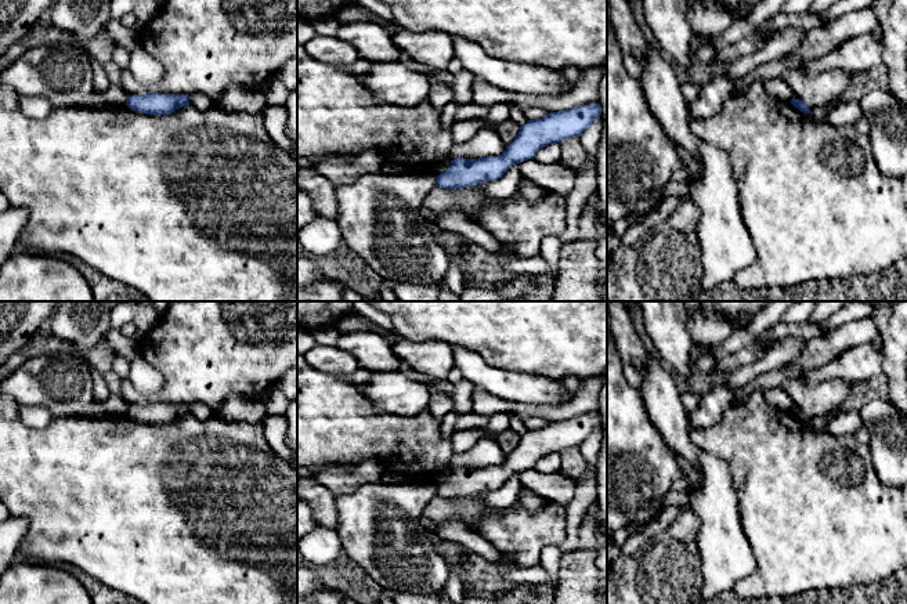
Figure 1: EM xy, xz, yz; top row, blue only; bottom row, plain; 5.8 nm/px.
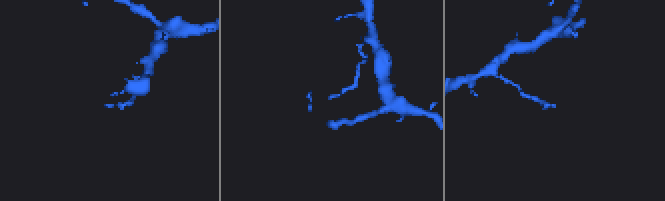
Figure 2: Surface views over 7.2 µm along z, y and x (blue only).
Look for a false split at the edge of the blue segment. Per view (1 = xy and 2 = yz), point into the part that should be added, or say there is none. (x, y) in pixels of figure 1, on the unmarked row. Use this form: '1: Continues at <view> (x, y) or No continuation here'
1: No continuation here
2: No continuation here

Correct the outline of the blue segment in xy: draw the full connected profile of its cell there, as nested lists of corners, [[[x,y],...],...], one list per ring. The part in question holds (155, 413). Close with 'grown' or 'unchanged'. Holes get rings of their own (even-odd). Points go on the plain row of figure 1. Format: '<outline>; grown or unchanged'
[[[148,402],[142,405],[129,405],[126,415],[141,423],[147,424],[170,424],[176,419],[188,416],[188,404],[173,405],[173,404],[158,404]]]; unchanged

